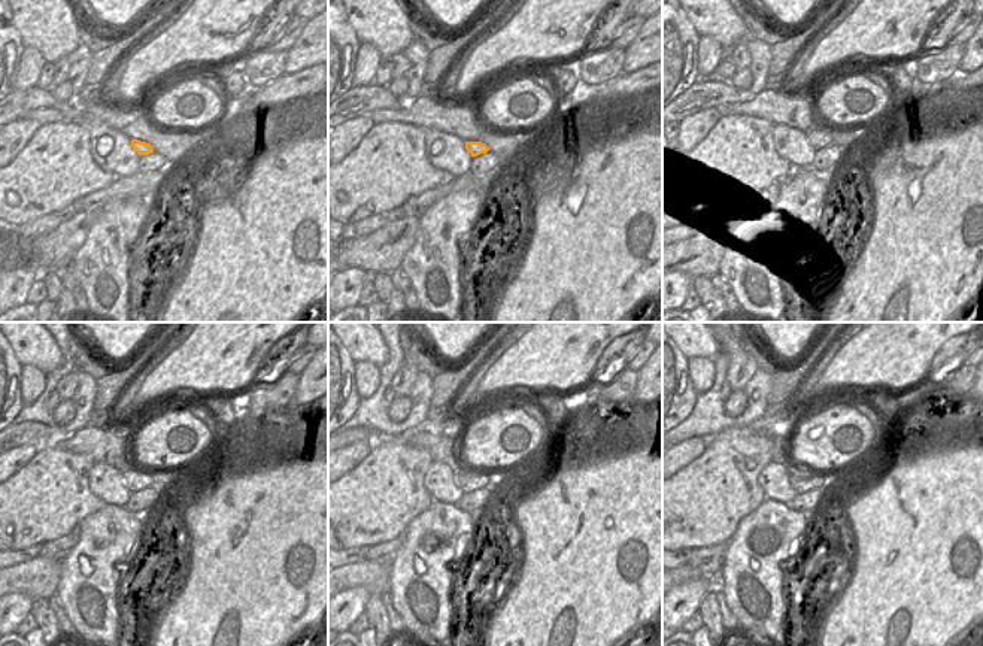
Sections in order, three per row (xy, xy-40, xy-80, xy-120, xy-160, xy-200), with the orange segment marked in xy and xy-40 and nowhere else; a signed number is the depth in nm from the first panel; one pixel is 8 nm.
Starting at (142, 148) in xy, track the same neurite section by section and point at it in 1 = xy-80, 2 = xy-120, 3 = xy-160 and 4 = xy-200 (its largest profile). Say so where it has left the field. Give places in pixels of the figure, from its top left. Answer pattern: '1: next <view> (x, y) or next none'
1: next xy-80 (822, 138)
2: next xy-120 (134, 482)
3: next xy-160 (467, 481)
4: next xy-200 (801, 482)

